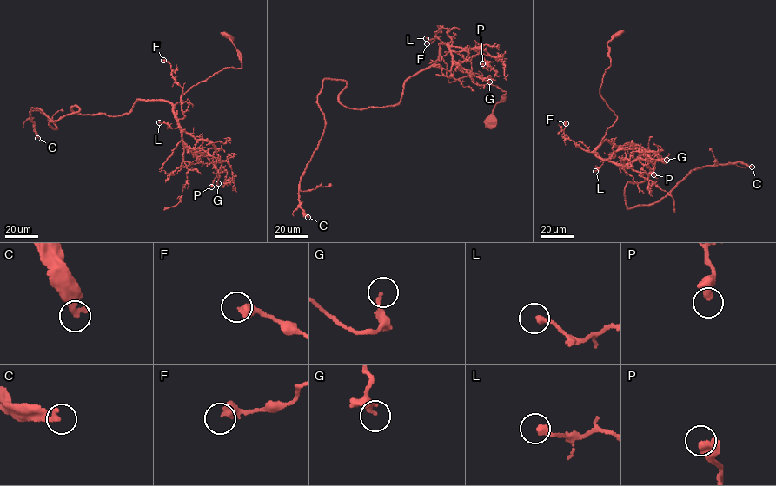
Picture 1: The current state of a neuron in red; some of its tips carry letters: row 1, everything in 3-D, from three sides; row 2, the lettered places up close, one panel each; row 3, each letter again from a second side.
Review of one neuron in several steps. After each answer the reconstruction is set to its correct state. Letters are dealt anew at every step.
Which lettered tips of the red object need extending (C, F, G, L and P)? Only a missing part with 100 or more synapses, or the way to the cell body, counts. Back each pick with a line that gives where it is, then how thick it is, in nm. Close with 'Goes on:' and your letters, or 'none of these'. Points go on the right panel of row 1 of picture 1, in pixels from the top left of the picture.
C: place (752, 167); calibre 300 nm
Goes on: C

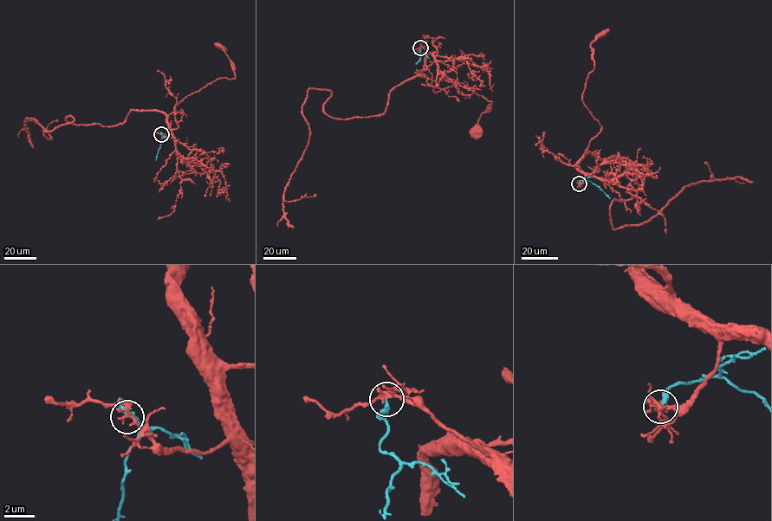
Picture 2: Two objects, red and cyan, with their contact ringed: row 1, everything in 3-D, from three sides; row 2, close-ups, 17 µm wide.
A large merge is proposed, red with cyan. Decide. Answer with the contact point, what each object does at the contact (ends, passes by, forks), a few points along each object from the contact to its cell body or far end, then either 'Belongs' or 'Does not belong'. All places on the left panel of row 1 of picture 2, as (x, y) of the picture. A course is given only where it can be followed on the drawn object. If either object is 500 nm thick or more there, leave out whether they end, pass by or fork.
Place: (161, 134). At the ring red forks. At the ring cyan ends. Course of red: (161, 134), (165, 138), (172, 137), (166, 117), (184, 98), (218, 79), (234, 78), (235, 72), (222, 47). Course of cyan: (161, 134), (156, 160). Does not belong

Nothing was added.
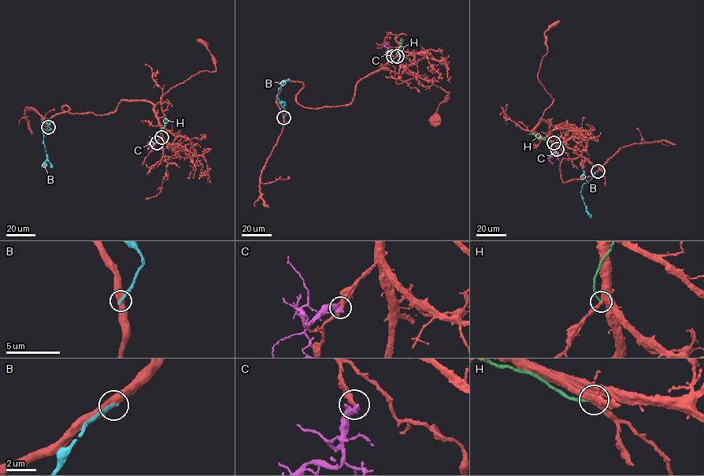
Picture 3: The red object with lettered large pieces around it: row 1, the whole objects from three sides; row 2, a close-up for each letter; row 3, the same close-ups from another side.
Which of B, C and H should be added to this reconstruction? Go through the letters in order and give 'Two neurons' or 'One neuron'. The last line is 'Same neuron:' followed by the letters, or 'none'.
B: Two neurons
C: One neuron
H: Two neurons
Same neuron: C

